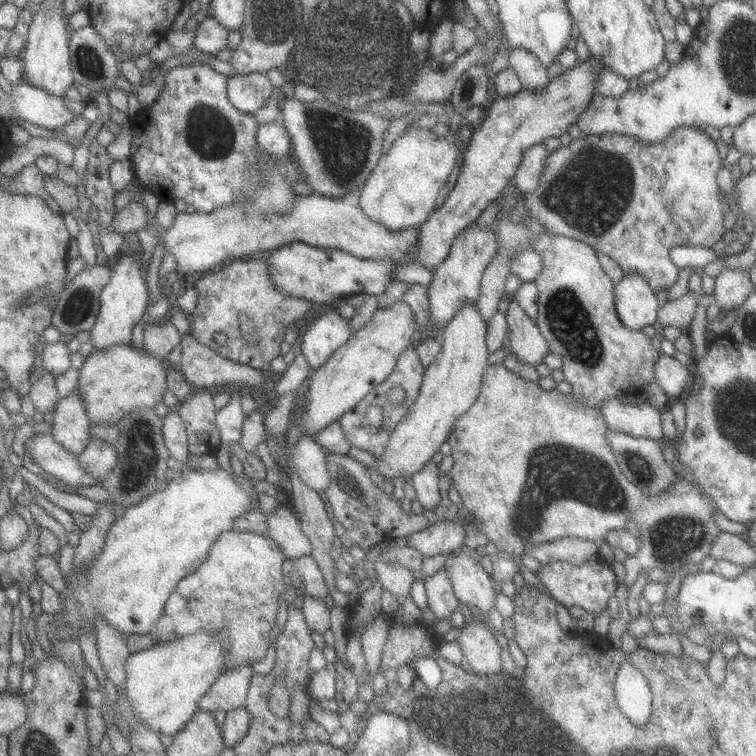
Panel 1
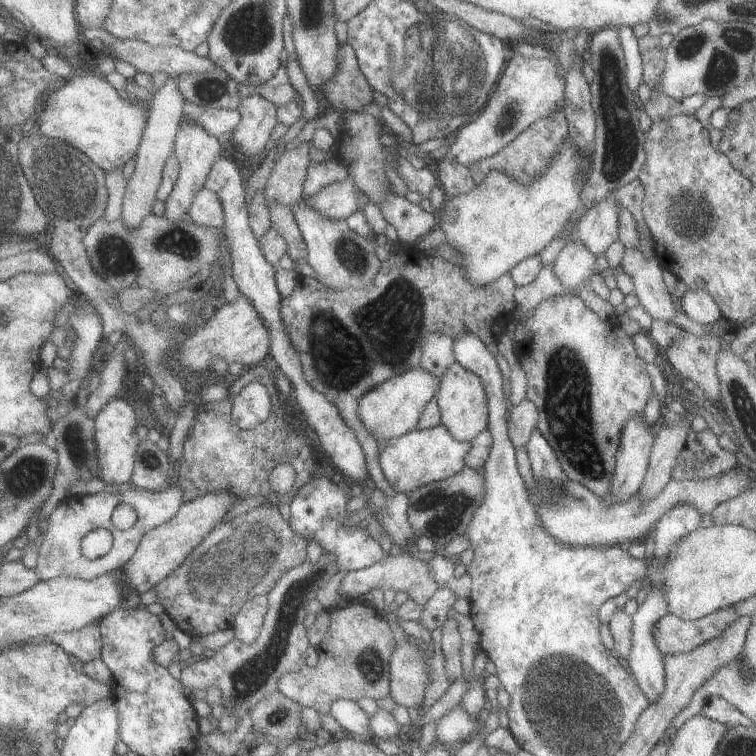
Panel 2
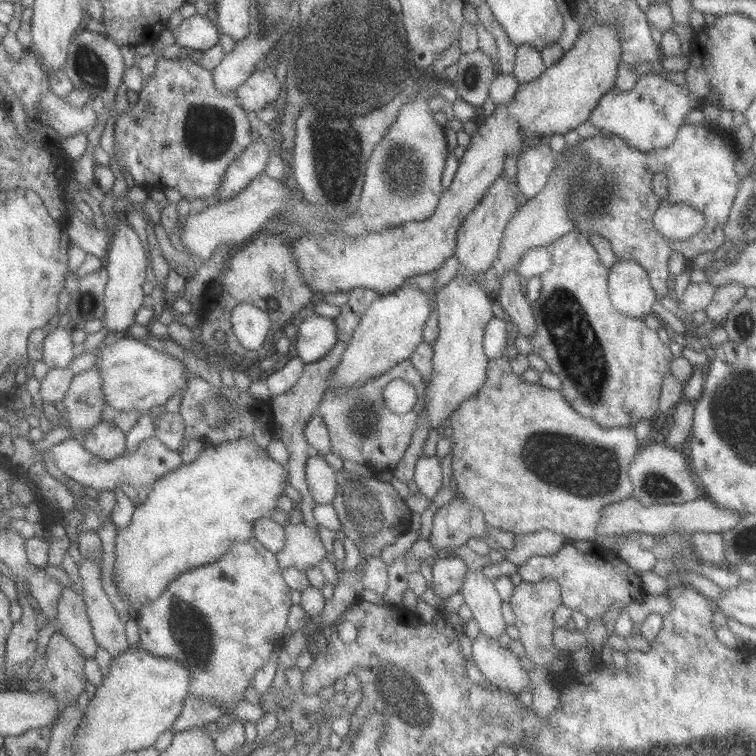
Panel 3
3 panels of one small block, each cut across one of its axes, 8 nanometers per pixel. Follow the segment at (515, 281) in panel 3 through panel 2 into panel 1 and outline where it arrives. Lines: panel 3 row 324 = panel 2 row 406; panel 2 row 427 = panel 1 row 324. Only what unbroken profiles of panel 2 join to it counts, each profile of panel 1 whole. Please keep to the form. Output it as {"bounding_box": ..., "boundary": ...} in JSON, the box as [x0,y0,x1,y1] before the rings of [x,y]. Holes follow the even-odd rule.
{"bounding_box":[505,298,550,369],"boundary":[[[507,298],[509,303],[505,318],[508,335],[505,347],[508,353],[514,353],[520,361],[534,369],[536,364],[542,364],[543,358],[550,354],[548,344],[538,326],[524,313],[514,298]]]}

